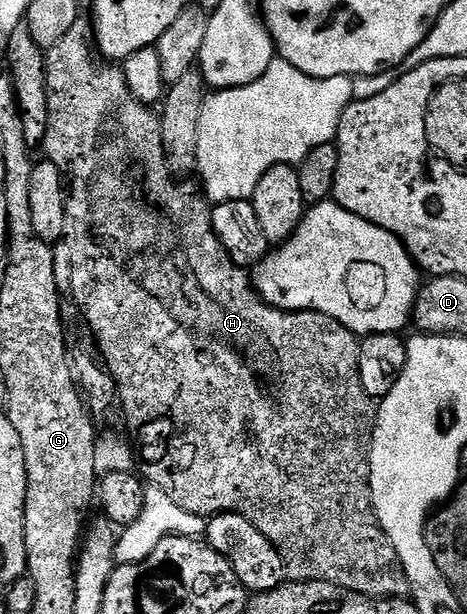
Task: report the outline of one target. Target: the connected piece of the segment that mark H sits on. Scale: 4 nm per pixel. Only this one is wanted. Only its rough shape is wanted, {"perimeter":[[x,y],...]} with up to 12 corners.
{"perimeter":[[79,16],[68,294],[145,481],[291,582],[410,581],[359,335],[262,301]]}

